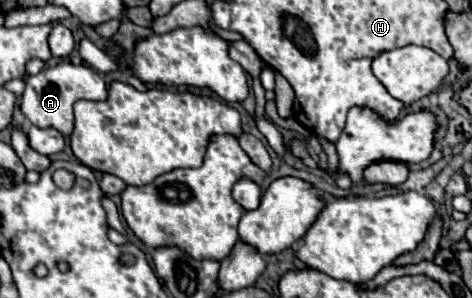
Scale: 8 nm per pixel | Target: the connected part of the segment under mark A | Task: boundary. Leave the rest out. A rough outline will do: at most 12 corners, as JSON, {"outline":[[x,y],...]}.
{"outline":[[70,62],[26,80],[22,114],[38,128],[74,130],[78,100],[104,102],[106,82]]}

